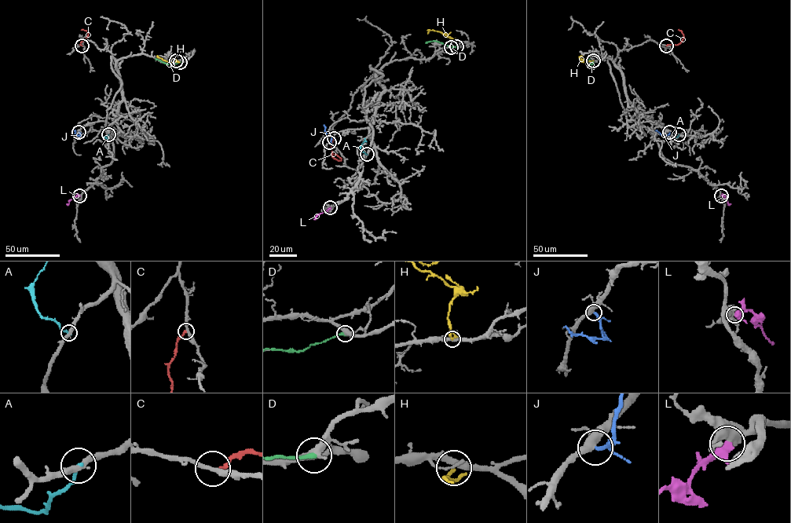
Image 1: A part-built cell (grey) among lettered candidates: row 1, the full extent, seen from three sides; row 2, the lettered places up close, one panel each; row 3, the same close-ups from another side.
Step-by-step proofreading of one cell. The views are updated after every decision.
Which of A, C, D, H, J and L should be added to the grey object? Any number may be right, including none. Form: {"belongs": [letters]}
{"belongs": ["J"]}

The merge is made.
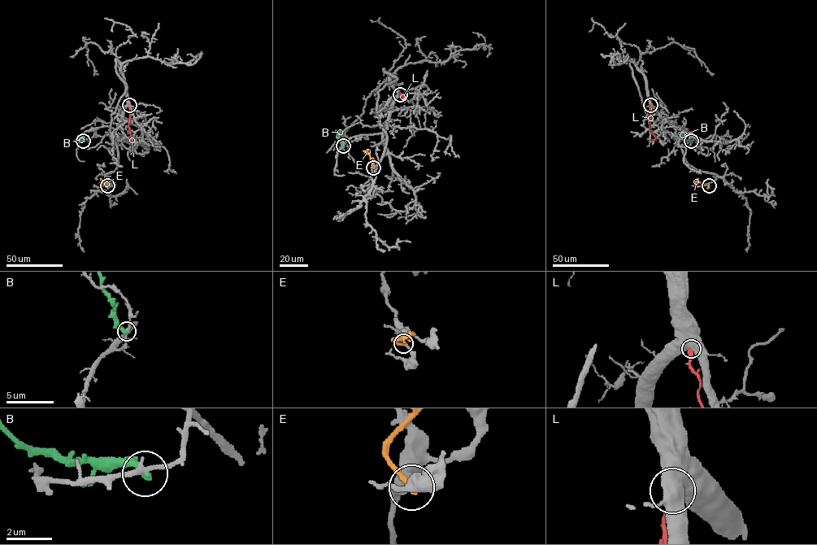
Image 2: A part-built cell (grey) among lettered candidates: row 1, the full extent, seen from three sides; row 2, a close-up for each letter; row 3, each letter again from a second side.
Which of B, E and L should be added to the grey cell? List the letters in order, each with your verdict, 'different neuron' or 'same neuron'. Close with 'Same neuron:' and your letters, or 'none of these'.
B: different neuron
E: different neuron
L: different neuron
Same neuron: none of these

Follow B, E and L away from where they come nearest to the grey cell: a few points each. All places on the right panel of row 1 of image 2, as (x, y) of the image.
B: (691, 141), (680, 133)
E: (709, 185), (696, 181), (698, 179)
L: (650, 105), (649, 128), (655, 138), (651, 139)

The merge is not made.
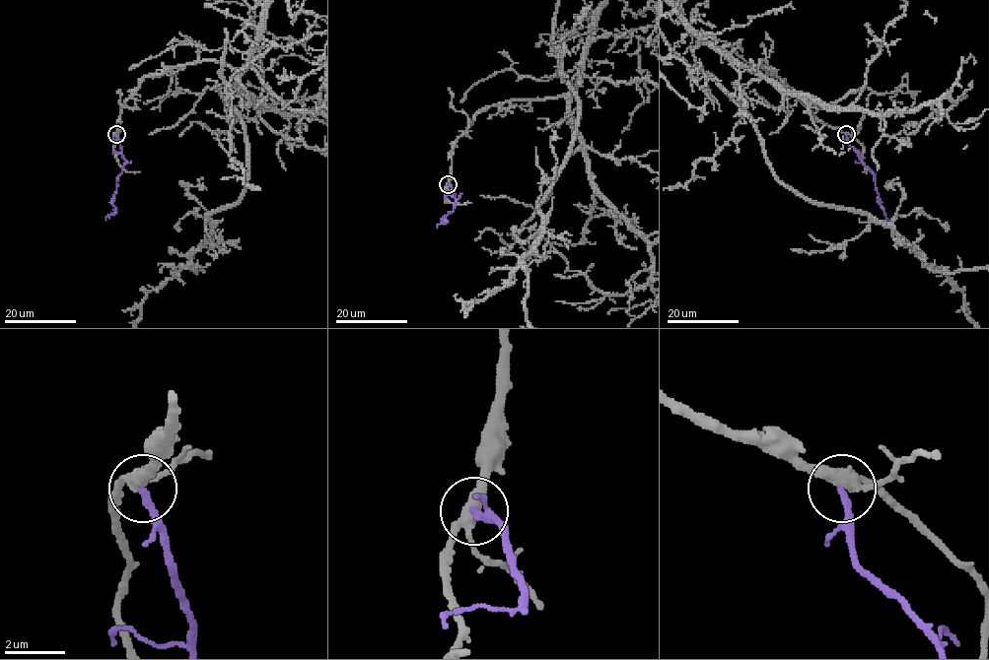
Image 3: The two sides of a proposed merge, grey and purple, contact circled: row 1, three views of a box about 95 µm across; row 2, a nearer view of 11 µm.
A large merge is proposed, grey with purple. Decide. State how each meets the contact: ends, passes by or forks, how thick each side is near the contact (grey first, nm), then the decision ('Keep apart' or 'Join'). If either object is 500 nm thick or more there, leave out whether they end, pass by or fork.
At the ring grey forks. At the ring purple ends. Thickness 360 nm (grey) against 240 nm. Join

